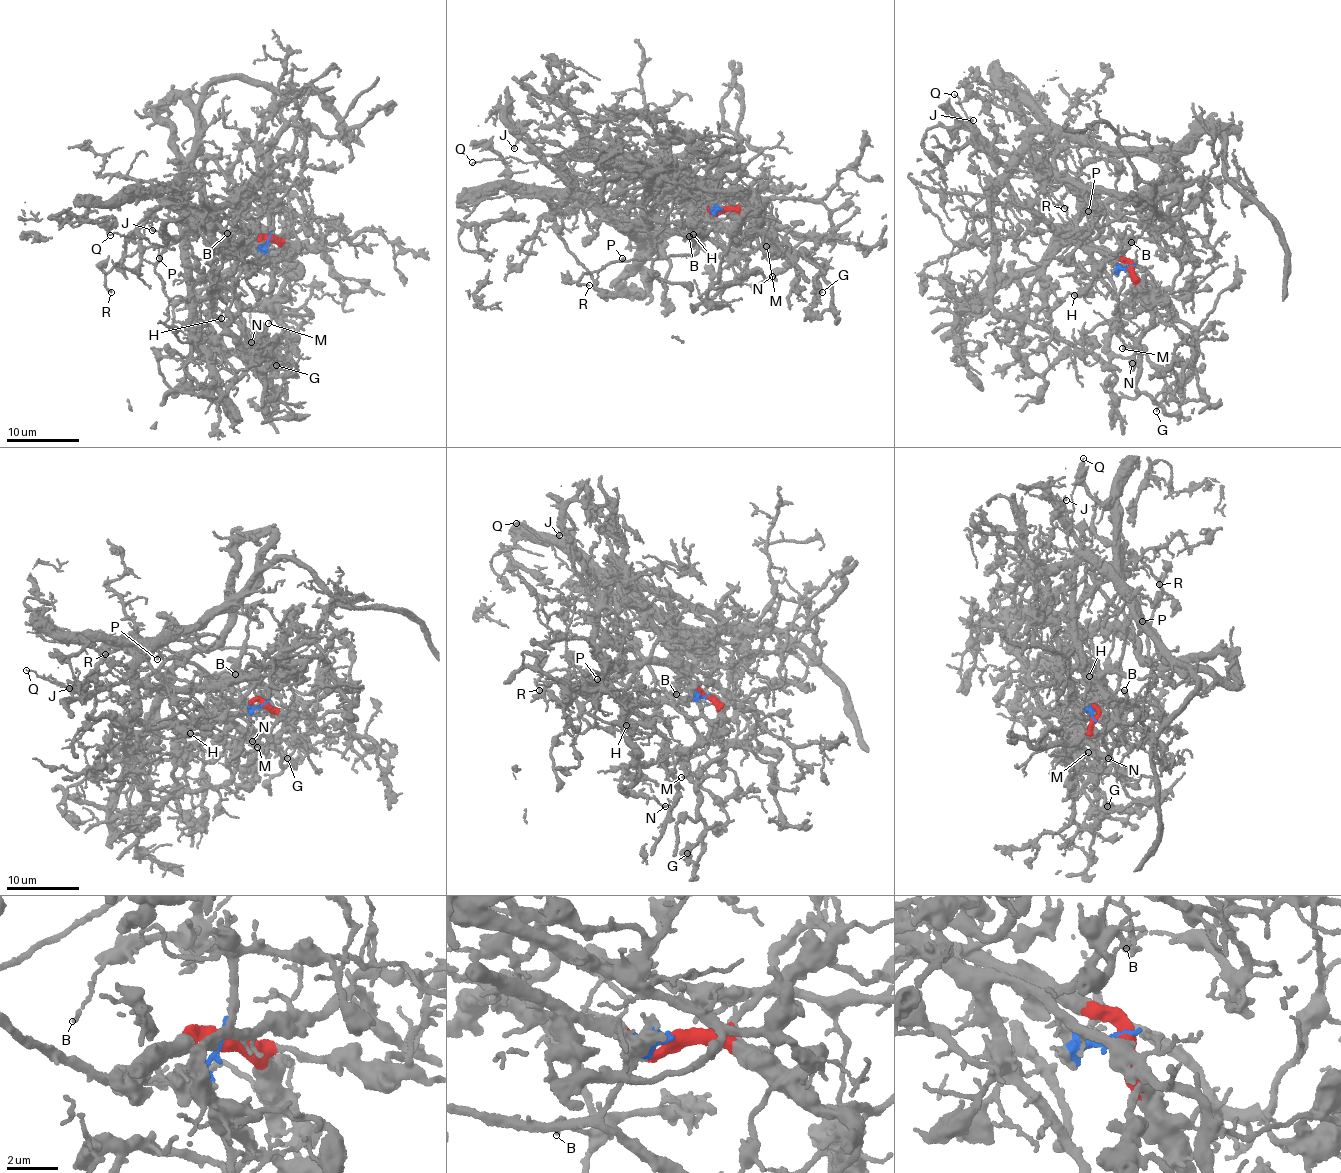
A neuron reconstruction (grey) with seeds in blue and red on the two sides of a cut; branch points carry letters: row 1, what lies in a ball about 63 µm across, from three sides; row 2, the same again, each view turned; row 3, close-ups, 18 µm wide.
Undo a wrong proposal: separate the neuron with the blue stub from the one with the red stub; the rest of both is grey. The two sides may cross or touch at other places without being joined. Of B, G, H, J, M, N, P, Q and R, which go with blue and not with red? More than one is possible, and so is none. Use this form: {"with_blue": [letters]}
{"with_blue": ["J", "P", "Q", "R"]}

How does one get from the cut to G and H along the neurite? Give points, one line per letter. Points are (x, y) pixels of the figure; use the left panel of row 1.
G: (270, 238), (280, 246), (287, 268), (287, 280), (276, 309), (302, 320), (281, 337), (275, 366)
H: (270, 238), (289, 262), (289, 278), (279, 270), (239, 271), (217, 296), (214, 305), (223, 311), (220, 319)

